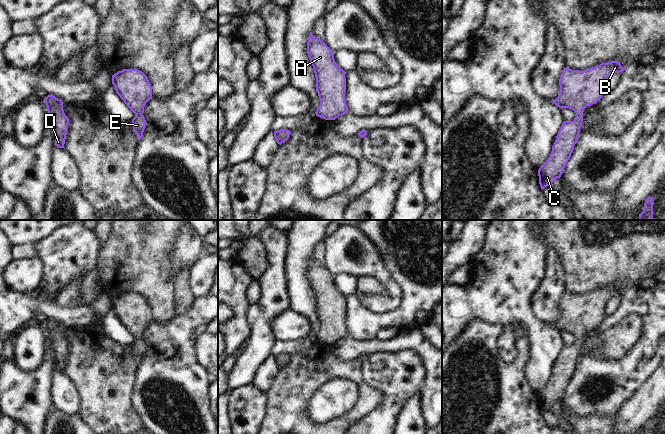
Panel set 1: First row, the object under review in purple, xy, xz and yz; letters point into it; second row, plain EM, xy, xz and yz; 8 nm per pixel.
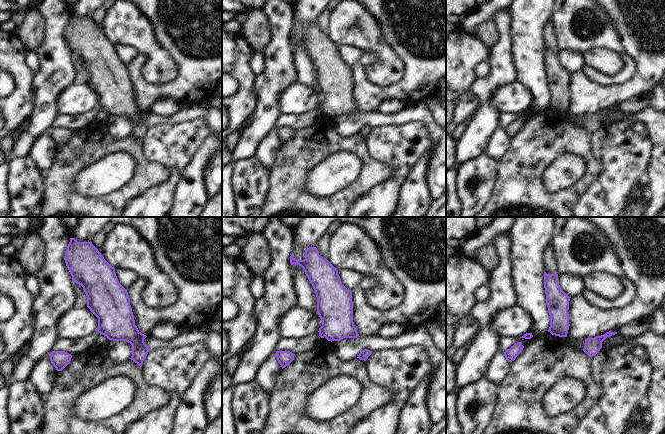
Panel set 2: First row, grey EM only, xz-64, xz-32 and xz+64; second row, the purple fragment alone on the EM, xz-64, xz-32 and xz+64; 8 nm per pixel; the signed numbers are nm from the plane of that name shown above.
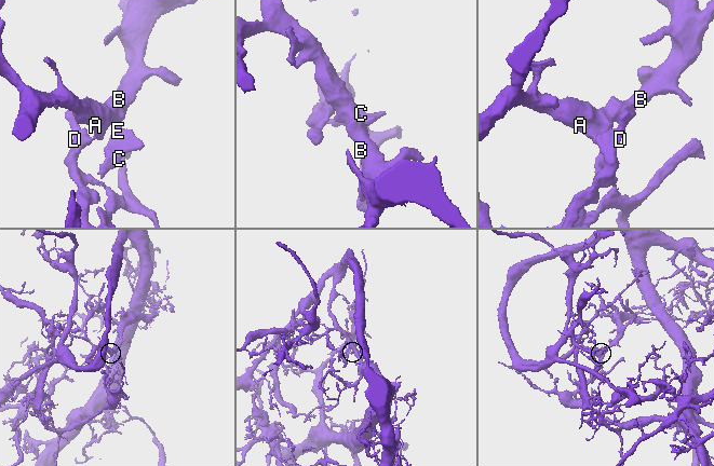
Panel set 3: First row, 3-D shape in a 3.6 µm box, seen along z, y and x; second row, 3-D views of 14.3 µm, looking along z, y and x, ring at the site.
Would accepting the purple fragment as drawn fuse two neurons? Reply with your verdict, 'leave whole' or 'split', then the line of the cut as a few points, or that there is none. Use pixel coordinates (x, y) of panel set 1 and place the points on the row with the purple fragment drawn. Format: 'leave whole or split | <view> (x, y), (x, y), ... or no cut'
leave whole | no cut

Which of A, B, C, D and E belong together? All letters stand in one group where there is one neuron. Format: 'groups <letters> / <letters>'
groups A B C D E

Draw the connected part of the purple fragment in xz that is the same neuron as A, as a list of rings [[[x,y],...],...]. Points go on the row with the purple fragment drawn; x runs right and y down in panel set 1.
[[[310,32],[307,53],[314,69],[316,90],[320,99],[316,116],[335,120],[348,113],[345,102],[346,72],[337,66],[332,50]]]

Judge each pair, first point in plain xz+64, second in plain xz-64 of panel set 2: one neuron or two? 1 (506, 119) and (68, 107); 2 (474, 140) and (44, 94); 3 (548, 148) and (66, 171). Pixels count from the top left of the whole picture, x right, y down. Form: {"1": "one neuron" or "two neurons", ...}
{"1": "two neurons", "2": "one neuron", "3": "one neuron"}

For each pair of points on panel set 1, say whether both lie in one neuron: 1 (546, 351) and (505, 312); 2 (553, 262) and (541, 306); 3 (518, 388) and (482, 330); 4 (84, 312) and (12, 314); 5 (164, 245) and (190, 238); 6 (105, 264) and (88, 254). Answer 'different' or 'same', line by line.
1: same
2: same
3: same
4: same
5: different
6: different

